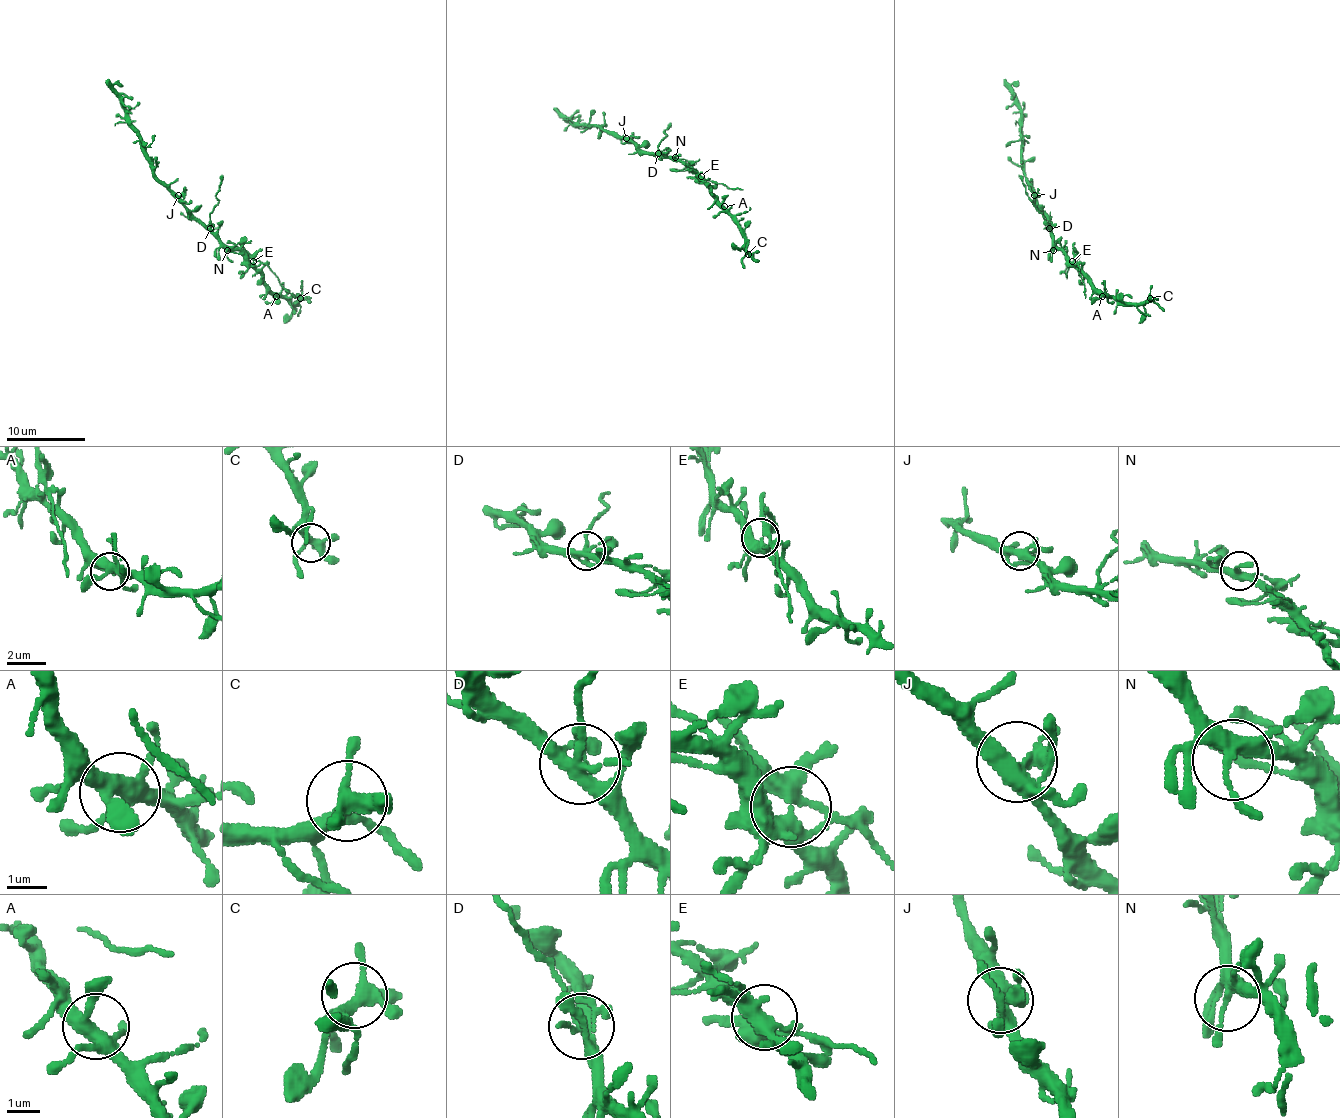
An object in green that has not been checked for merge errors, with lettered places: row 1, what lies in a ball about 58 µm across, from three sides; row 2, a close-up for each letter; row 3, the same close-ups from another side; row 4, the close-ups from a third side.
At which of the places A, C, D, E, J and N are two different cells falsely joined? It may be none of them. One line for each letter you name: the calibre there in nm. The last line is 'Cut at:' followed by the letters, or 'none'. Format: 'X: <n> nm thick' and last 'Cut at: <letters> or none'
D: 300 nm thick
E: 400 nm thick
Cut at: D, E

